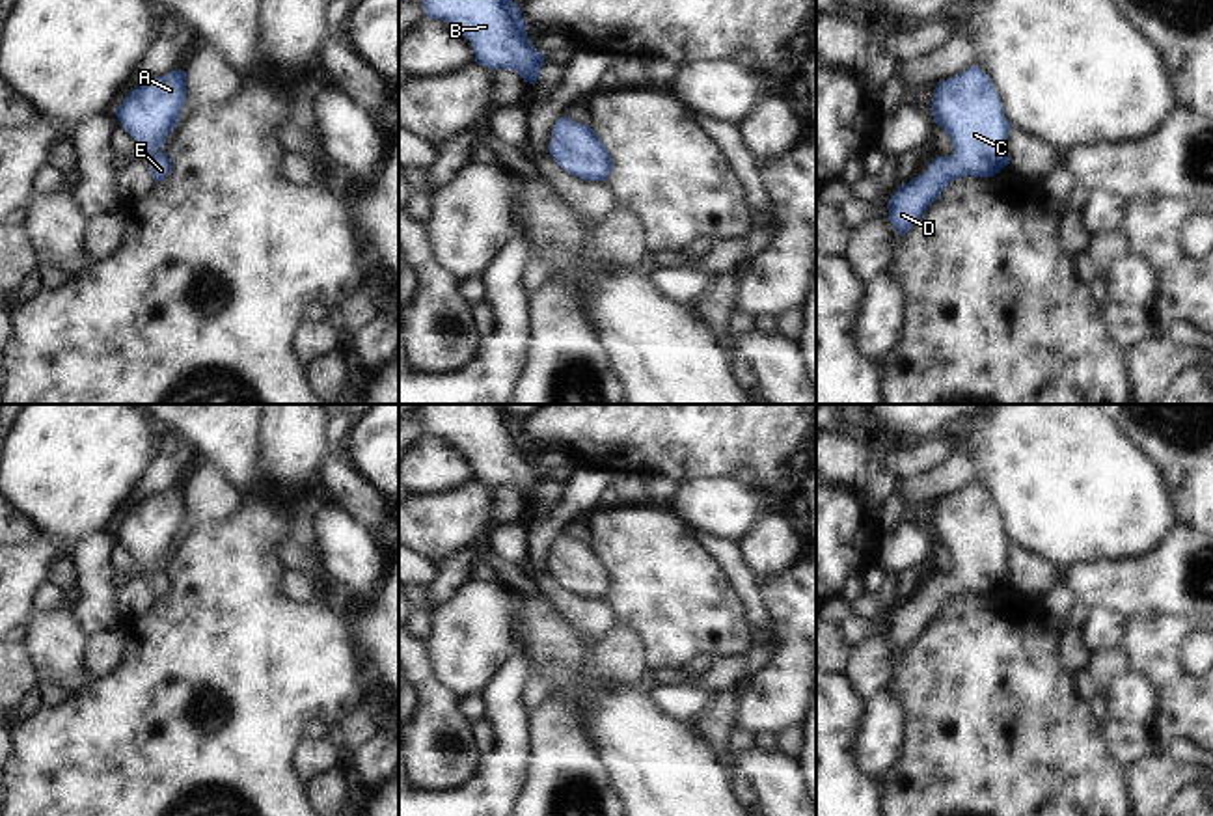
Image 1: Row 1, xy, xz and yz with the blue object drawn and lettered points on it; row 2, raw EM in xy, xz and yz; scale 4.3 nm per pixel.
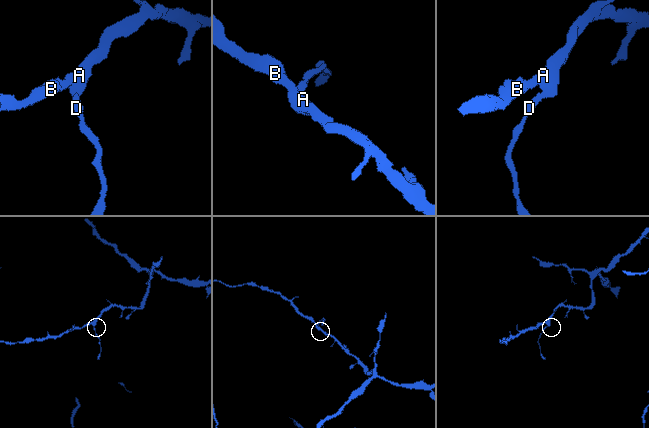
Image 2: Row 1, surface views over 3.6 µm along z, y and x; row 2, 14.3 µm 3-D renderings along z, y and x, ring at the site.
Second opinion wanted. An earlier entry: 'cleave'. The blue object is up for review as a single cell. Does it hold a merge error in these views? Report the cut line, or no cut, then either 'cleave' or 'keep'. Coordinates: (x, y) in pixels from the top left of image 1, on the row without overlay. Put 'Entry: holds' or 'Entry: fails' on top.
Entry: fails
no cut | keep

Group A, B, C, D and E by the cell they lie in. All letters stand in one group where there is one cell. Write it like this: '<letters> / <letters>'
A B C D E

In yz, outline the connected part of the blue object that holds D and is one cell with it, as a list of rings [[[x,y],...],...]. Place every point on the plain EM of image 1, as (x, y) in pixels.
[[[973,483],[948,497],[939,497],[932,527],[934,538],[950,553],[954,570],[935,574],[922,592],[898,604],[887,619],[889,637],[902,654],[950,598],[965,592],[993,594],[1010,581],[1010,540],[991,496],[980,484]]]

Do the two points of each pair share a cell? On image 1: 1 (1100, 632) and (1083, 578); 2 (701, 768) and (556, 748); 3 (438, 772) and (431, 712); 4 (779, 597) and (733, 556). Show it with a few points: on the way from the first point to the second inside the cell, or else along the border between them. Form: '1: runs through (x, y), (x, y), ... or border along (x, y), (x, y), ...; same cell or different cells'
1: border along (1092, 608), (1117, 612), (1126, 619); different cells
2: border along (586, 714), (591, 734), (621, 794); different cells
3: runs through (438, 757), (431, 748), (431, 727); same cell
4: border along (755, 580), (774, 626); different cells

